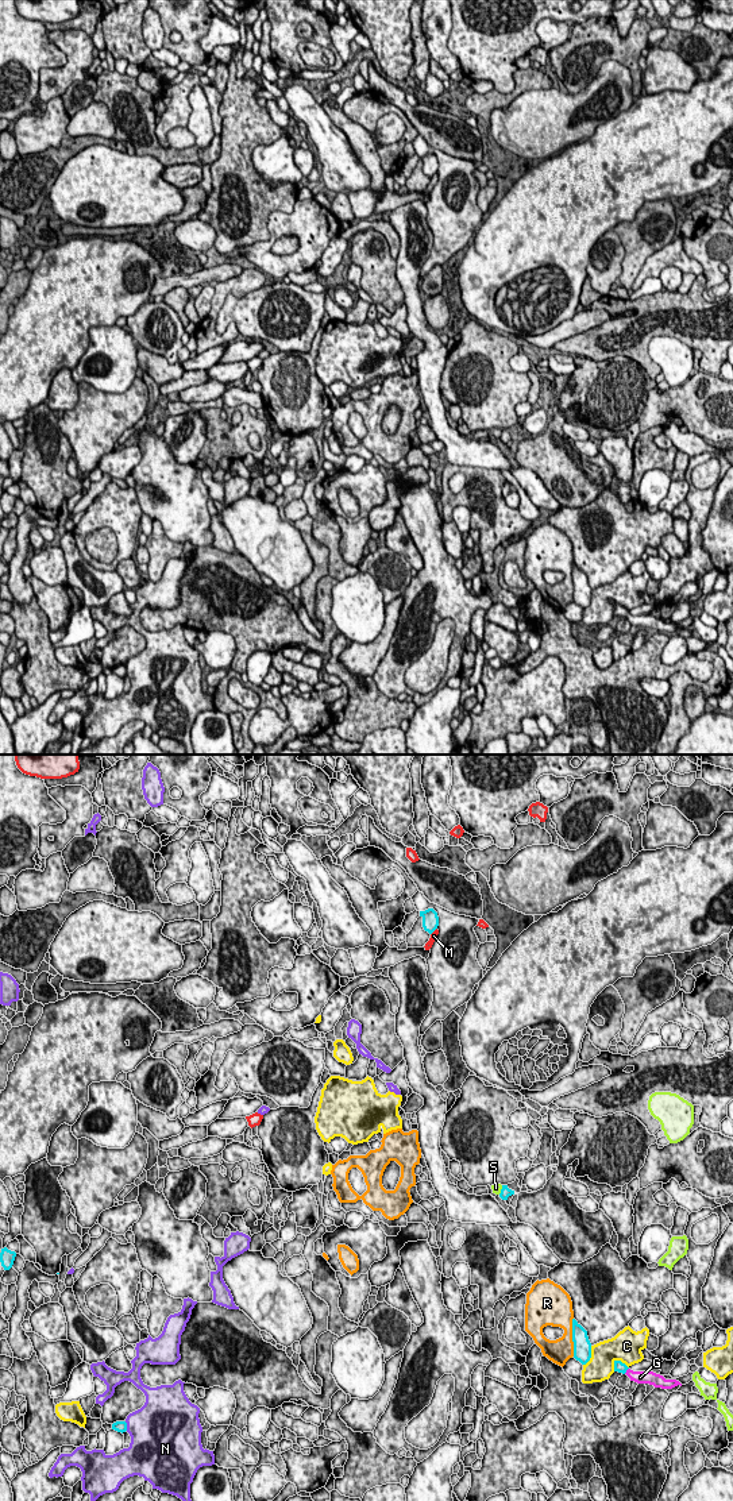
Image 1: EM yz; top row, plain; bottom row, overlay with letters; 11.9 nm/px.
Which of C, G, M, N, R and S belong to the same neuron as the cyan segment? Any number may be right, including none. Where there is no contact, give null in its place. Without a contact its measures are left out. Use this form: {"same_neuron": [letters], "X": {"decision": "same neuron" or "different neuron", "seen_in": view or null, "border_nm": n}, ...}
{"same_neuron": ["G"], "C": {"decision": "different neuron", "seen_in": "yz", "border_nm": 200}, "G": {"decision": "same neuron", "seen_in": "yz", "border_nm": 100}, "M": {"decision": "different neuron", "seen_in": "yz", "border_nm": 120}, "N": {"decision": "different neuron", "seen_in": "yz", "border_nm": 120}, "R": {"decision": "different neuron", "seen_in": "yz", "border_nm": 460}, "S": {"decision": "different neuron", "seen_in": "yz", "border_nm": 120}}

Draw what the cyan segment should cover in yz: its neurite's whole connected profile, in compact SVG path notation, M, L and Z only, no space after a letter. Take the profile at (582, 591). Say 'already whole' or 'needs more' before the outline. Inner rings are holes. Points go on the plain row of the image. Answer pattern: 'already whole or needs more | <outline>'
already whole | M572 563L574 602L586 609L591 602L591 587L587 575Z

